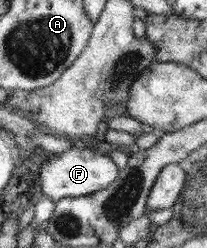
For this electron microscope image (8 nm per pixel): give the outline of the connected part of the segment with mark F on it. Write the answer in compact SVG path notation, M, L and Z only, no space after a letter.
M73 146L71 149L59 154L51 154L51 158L41 166L39 170L39 181L41 190L53 201L63 198L92 195L93 192L107 188L113 184L119 176L119 167L110 156L97 153L89 147L79 148Z

